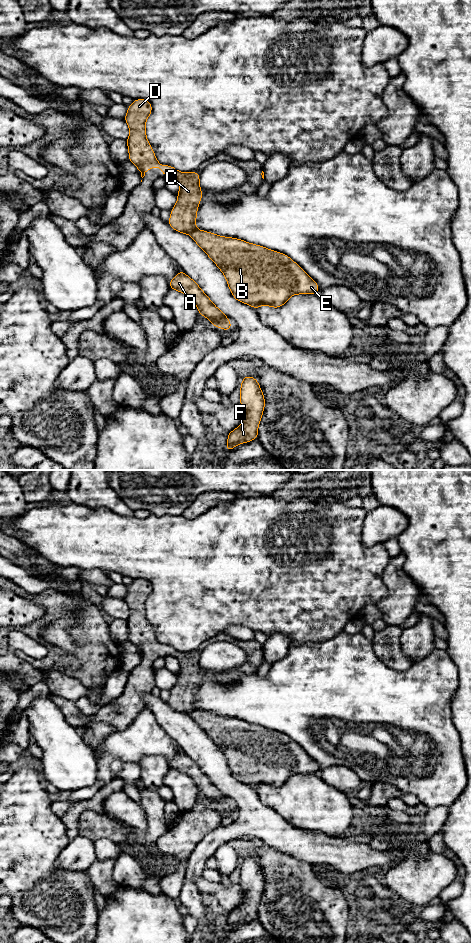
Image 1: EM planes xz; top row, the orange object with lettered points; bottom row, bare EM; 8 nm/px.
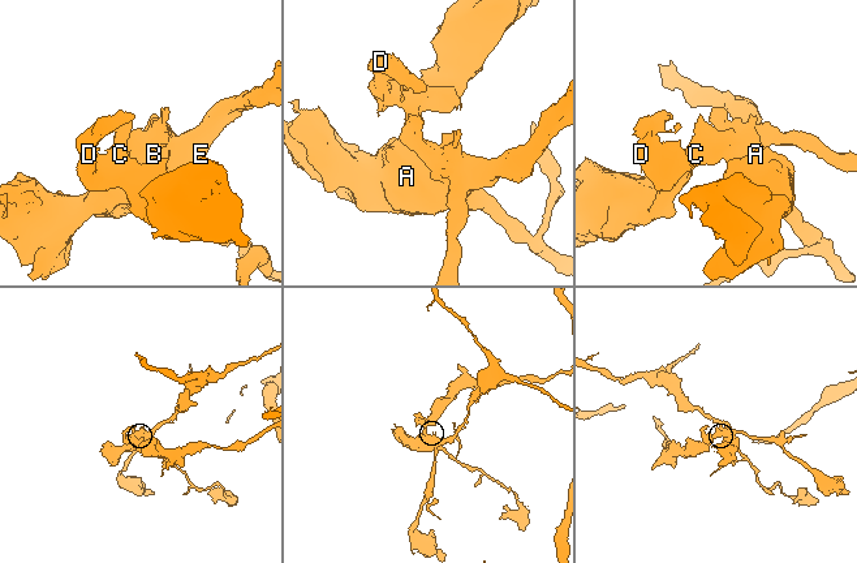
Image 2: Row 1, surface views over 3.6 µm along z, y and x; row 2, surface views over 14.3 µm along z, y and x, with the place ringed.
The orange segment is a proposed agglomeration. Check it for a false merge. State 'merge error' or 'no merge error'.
merge error

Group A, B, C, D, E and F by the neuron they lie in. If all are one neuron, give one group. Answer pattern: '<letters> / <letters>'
A B E / C D F

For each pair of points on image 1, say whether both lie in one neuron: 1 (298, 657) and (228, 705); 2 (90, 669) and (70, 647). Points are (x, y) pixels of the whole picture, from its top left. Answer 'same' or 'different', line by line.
1: same
2: different

